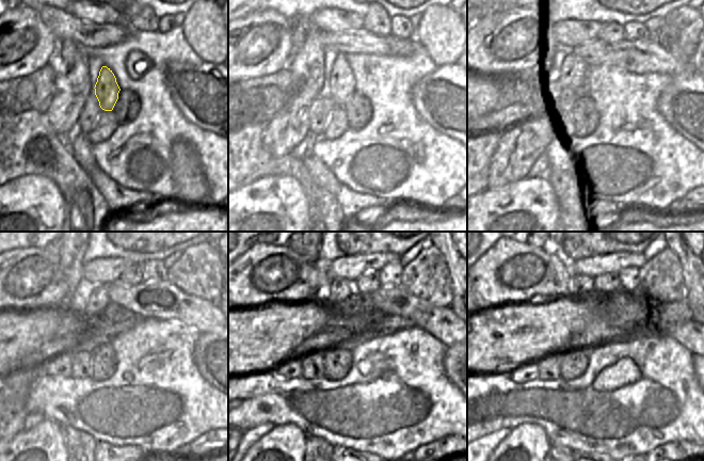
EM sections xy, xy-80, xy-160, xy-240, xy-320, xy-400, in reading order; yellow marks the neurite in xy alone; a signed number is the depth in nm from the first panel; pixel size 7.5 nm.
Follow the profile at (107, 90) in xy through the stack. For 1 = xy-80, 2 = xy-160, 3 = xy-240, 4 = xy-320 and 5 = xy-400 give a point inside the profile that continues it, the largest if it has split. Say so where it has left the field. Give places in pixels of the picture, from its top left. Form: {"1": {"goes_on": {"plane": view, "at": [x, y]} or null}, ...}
{"1": {"goes_on": {"plane": "xy-80", "at": [341, 80]}}, "2": {"goes_on": {"plane": "xy-160", "at": [576, 65]}}, "3": {"goes_on": {"plane": "xy-240", "at": [94, 301]}}, "4": {"goes_on": {"plane": "xy-320", "at": [338, 289]}}, "5": {"goes_on": {"plane": "xy-400", "at": [580, 285]}}}

